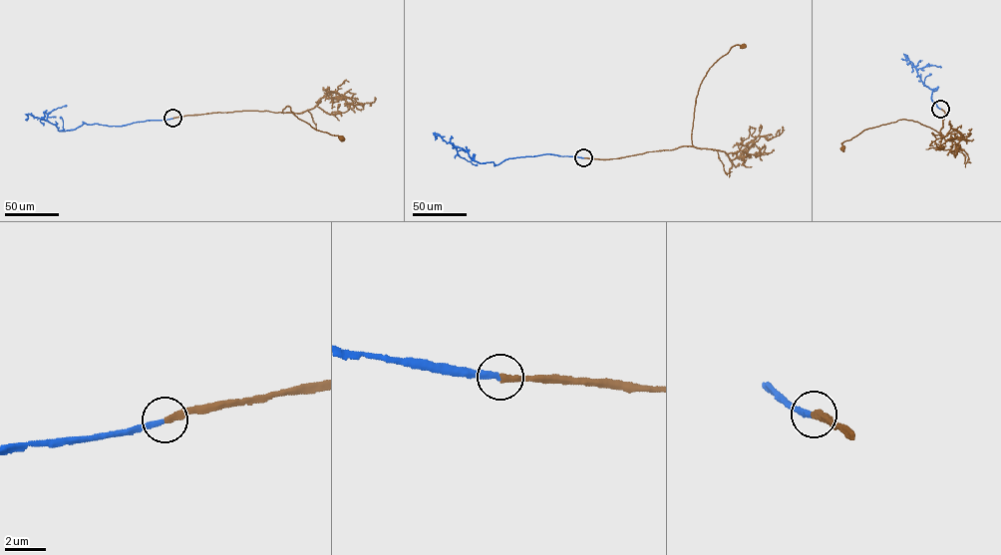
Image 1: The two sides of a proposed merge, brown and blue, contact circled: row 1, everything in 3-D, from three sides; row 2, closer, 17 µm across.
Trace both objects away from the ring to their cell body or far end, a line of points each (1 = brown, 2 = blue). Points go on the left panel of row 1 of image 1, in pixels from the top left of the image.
1: (172, 118), (236, 111), (282, 113), (287, 106), (298, 119), (341, 138)
2: (172, 118), (122, 126), (84, 123), (74, 129), (60, 131), (55, 125), (29, 114), (27, 119)

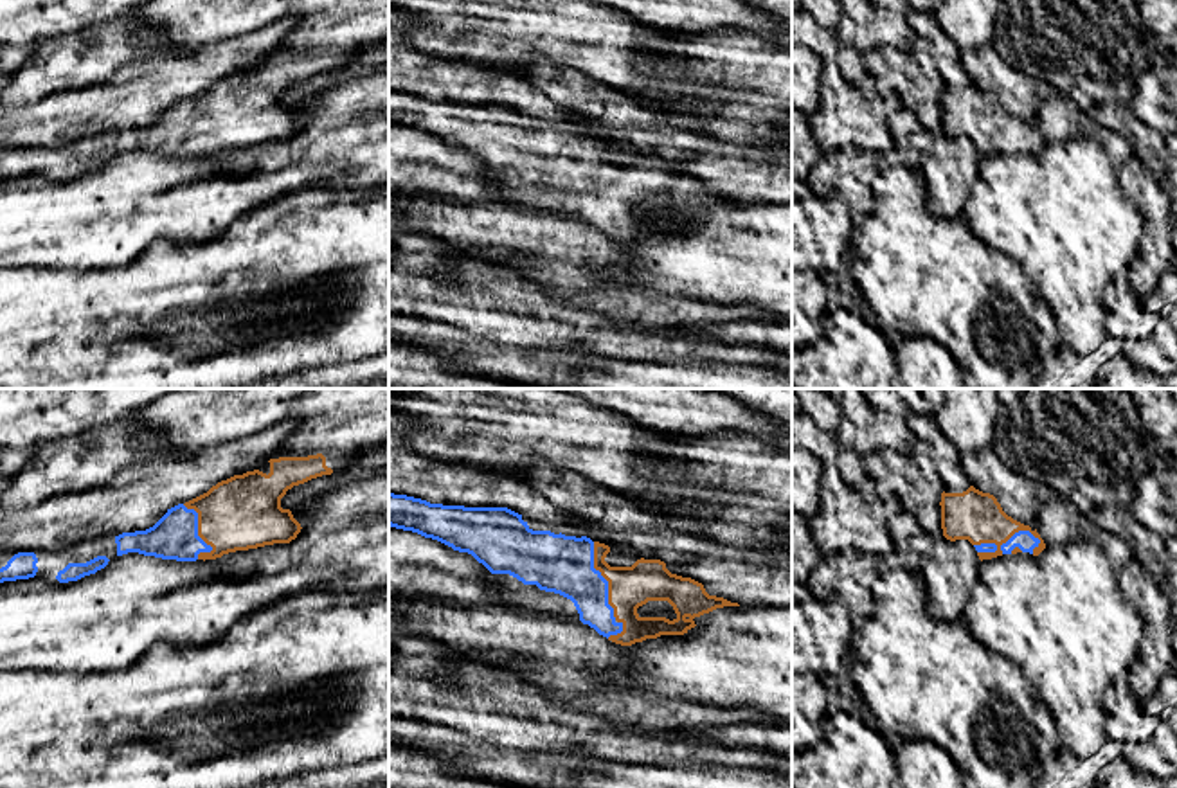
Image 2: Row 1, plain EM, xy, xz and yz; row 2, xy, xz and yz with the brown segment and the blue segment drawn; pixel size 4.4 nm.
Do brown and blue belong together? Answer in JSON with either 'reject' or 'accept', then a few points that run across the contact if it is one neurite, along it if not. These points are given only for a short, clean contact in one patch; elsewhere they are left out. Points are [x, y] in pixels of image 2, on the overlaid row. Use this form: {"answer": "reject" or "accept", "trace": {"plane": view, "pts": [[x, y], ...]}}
{"answer": "accept"}

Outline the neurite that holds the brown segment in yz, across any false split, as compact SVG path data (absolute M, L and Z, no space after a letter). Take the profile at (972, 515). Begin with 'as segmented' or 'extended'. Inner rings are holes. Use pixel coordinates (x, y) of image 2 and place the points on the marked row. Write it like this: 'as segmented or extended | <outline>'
extended | M970 486L963 493L941 493L941 529L950 542L968 540L979 560L1029 552L1038 556L1046 543L1029 525L1008 516L997 498Z

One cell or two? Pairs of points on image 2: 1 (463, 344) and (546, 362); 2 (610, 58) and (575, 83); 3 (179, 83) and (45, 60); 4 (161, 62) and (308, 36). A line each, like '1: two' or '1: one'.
1: one
2: two
3: two
4: two

